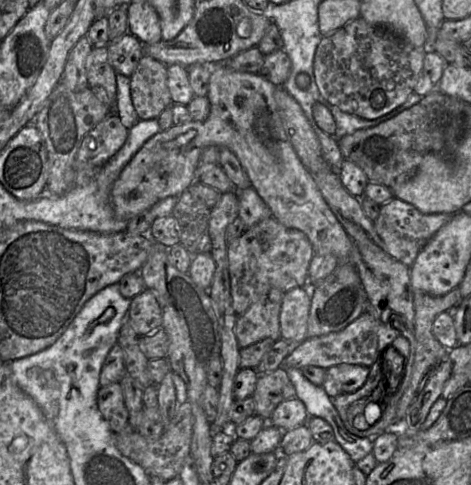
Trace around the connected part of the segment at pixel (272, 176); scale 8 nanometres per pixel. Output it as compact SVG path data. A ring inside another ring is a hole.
M226 64L212 65L206 95L211 106L209 116L202 122L191 120L181 125L172 125L143 144L113 184L111 201L116 217L129 221L164 198L179 196L196 181L202 150L208 146L223 146L236 155L252 187L270 208L273 218L286 227L303 232L311 242L314 254L334 255L338 263L350 261L353 240L328 206L310 171L304 166L288 139L274 98L277 87L258 73L236 71Z

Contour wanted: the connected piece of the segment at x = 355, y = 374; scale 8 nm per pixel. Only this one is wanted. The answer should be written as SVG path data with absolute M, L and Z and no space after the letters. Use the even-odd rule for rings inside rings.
M339 364L326 369L322 388L329 397L353 393L363 386L369 367L355 364Z

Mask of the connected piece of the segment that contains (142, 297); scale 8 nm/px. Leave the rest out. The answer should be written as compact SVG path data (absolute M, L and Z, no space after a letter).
M145 288L131 299L126 321L139 336L161 328L162 309L151 290Z

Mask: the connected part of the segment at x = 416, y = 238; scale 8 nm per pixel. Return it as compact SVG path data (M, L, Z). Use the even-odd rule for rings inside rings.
M394 196L391 200L381 205L379 215L374 220L374 227L382 241L382 248L390 256L410 268L422 248L450 220L452 215L446 213L423 213L412 204Z

